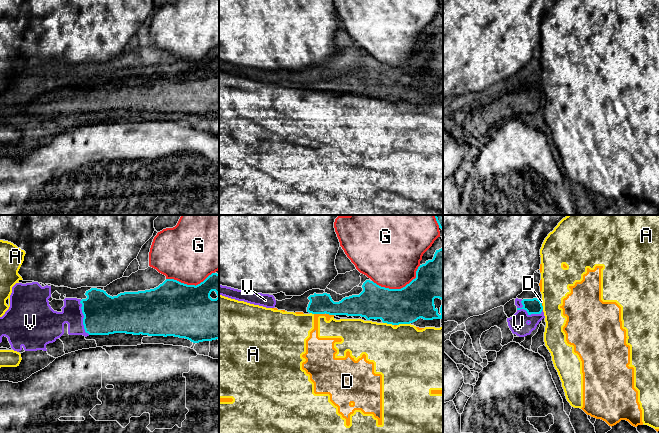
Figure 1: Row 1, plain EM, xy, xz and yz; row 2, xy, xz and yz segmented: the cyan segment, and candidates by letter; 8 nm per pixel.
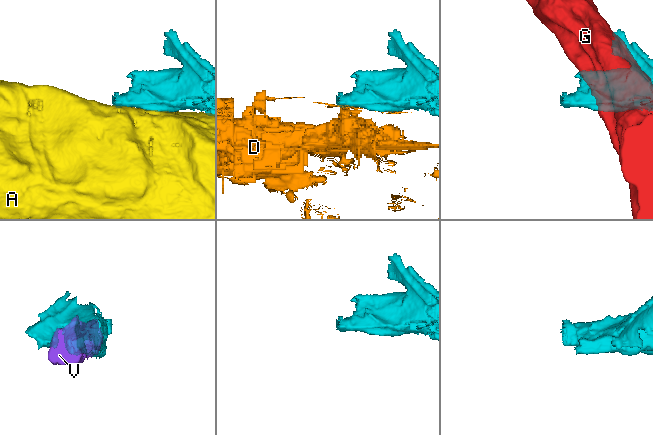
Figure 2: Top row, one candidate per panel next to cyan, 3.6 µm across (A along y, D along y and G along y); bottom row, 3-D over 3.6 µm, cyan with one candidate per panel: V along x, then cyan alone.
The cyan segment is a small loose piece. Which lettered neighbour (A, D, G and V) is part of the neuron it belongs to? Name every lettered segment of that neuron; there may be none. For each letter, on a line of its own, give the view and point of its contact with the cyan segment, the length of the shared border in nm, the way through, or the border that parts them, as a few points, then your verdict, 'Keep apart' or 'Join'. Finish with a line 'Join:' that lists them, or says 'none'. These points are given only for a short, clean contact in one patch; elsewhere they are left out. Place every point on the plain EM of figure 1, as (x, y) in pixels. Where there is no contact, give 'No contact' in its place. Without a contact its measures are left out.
A: Touches cyan at xz (403, 99). Shared border 110 nm. Keep apart
D: Touches cyan at xz (319, 89). Shared border 90 nm. Keep apart
G: Touches cyan at xz (399, 65). Shared border 420 nm. Keep apart
V: Touches cyan at yz (530, 90). Shared border 220 nm. Join
Join: V

